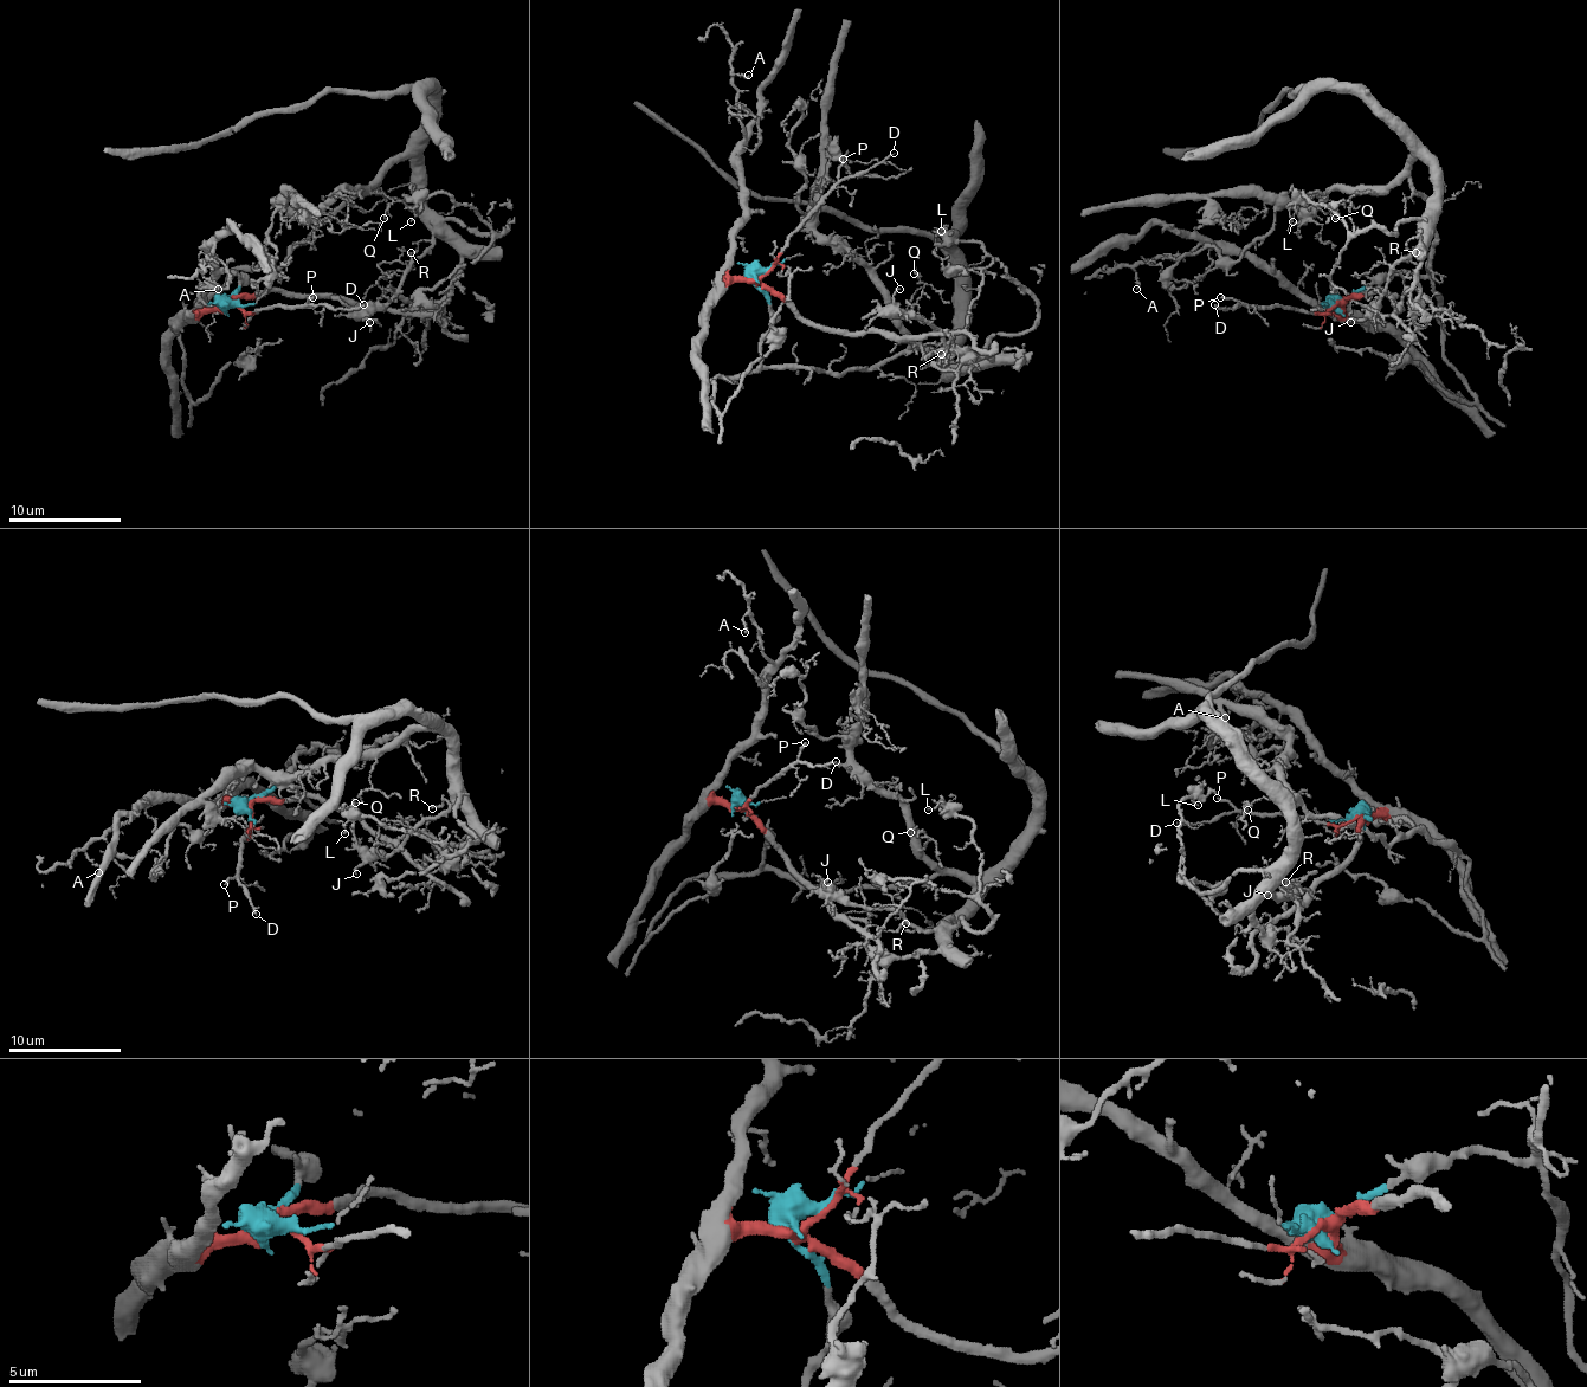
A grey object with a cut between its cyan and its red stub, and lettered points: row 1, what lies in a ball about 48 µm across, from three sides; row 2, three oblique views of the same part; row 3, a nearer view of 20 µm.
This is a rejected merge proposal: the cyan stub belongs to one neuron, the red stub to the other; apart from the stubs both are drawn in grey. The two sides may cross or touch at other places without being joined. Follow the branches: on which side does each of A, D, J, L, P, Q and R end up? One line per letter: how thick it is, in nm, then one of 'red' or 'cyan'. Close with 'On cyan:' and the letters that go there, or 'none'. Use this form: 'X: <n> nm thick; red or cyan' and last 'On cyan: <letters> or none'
A: 120 nm thick; red
D: 120 nm thick; red
J: 130 nm thick; cyan
L: 100 nm thick; cyan
P: 160 nm thick; red
Q: 130 nm thick; cyan
R: 120 nm thick; cyan
On cyan: J, L, Q, R

